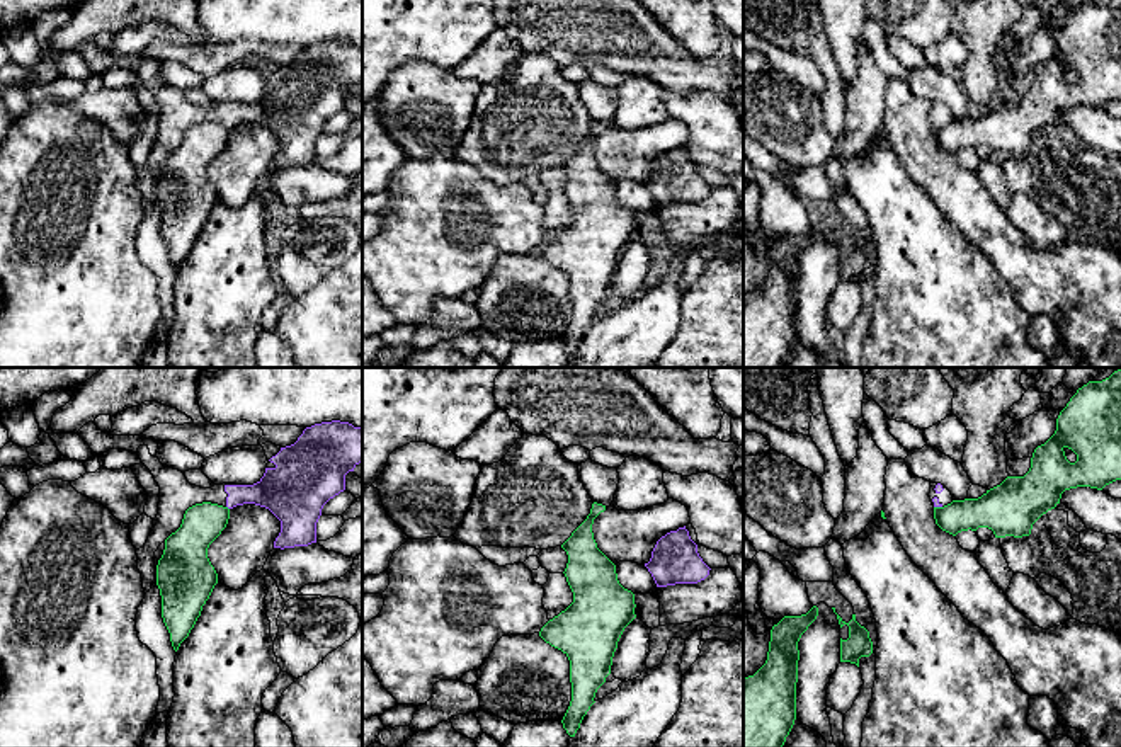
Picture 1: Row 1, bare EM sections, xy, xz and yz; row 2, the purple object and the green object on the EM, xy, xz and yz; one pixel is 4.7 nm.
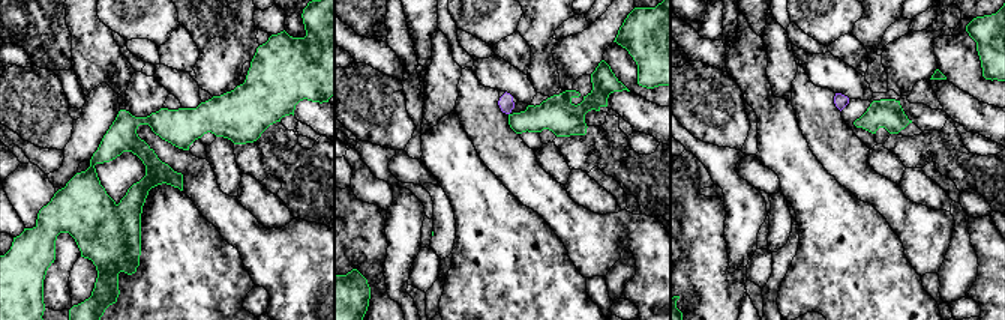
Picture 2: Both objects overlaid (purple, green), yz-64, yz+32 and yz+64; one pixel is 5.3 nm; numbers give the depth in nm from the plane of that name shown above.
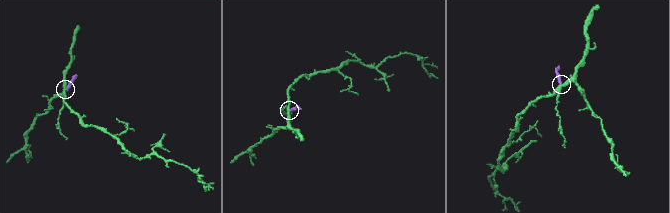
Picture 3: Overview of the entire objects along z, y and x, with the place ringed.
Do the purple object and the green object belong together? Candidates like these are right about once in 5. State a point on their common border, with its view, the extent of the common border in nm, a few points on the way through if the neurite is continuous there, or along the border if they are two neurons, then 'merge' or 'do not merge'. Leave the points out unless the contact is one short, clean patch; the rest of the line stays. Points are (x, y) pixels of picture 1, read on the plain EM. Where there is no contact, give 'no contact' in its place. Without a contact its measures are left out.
contact yz (938, 125); length 40 nm; border yz (934, 125), (941, 126); do not merge

